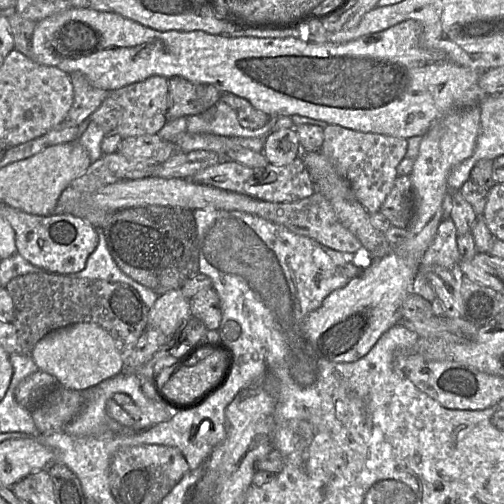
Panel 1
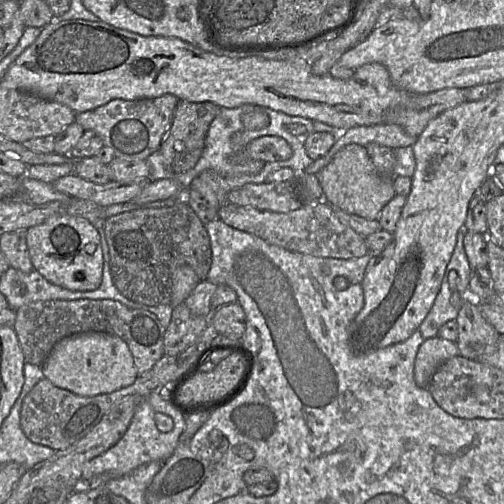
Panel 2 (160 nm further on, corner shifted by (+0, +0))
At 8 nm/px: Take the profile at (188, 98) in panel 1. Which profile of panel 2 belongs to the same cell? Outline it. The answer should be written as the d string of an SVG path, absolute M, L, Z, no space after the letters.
M178 100L170 127L159 149L168 171L183 174L196 166L205 147L209 126L219 109L220 107L211 102L194 103Z

